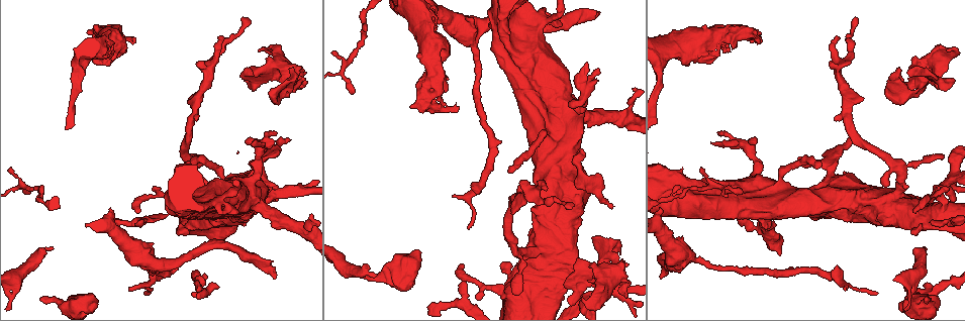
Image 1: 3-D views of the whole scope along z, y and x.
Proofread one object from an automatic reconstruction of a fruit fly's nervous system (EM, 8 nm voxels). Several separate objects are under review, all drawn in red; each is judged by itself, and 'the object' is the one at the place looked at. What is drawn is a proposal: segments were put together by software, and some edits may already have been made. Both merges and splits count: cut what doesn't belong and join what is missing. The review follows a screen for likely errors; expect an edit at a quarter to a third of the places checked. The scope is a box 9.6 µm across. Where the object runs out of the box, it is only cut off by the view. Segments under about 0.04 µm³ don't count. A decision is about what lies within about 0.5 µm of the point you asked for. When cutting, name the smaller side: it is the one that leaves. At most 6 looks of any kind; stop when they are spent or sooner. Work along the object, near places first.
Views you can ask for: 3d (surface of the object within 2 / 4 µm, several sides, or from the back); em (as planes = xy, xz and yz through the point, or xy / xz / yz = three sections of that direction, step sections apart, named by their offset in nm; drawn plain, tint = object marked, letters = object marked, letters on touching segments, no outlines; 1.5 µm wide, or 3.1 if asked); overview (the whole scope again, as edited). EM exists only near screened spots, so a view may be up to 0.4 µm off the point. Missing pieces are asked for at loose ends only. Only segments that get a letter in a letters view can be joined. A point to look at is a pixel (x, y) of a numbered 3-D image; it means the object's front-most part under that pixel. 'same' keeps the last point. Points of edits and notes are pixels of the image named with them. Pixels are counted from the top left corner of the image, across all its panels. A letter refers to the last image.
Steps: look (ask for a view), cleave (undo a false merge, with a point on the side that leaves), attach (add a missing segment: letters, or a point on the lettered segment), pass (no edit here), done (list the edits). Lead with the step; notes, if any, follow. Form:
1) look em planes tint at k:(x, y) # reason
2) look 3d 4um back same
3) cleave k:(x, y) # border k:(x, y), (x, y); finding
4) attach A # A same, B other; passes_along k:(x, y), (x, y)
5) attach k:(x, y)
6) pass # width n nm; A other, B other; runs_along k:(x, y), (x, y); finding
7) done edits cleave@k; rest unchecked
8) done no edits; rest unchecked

look 3d 4um at 1:(510, 173) # branch stops here

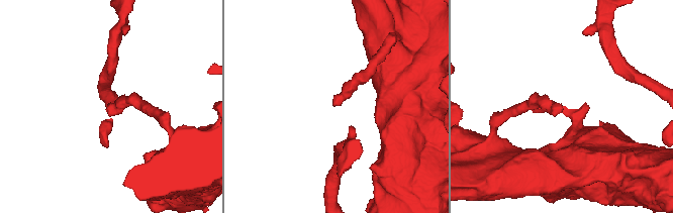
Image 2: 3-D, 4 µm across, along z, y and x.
look em xz step 8 letters at 2:(108, 109)

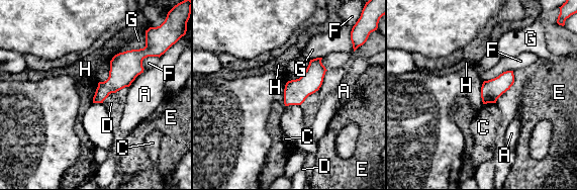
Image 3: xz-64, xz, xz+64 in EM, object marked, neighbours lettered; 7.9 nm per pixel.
pass # longest_contact G 260 nm; A other, C other, D other, E other, F other, G other, H other; border 3:(99, 82), (92, 99); none of them fits

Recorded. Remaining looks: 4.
look 3d 4um at 1:(376, 275)

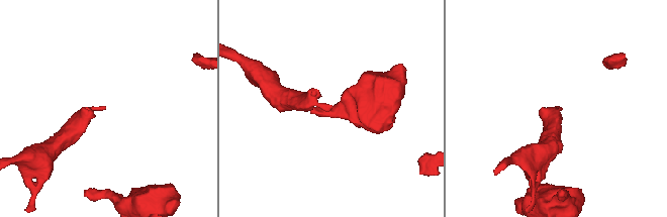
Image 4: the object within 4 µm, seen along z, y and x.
look em xz step 8 letters at 4:(329, 109) # shape alone is not enough

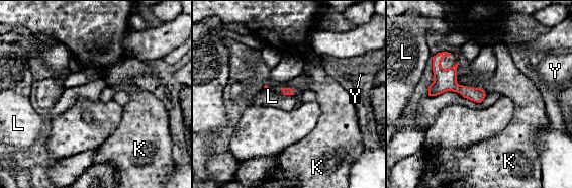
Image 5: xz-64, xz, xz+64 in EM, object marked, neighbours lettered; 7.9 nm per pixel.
look em planes letters same

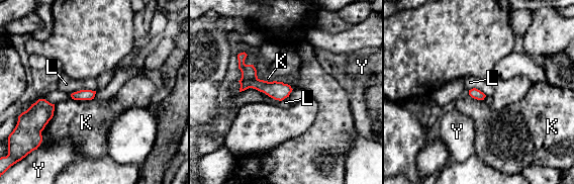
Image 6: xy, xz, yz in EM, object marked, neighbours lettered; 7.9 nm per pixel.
pass # K other, L other, Y other; border 6:(262, 91), (279, 100), (287, 97); no lettered segment goes on from it

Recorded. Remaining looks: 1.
look em planes letters at 1:(900, 70) # free end

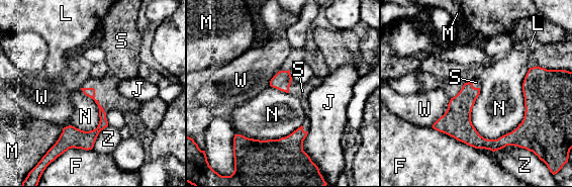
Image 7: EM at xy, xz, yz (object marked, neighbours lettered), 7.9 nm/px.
attach S # F other, J other, L other, M other, N other, S same, W other, Z other; it goes on there

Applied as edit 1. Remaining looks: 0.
done edits attach@7; rest unchecked

